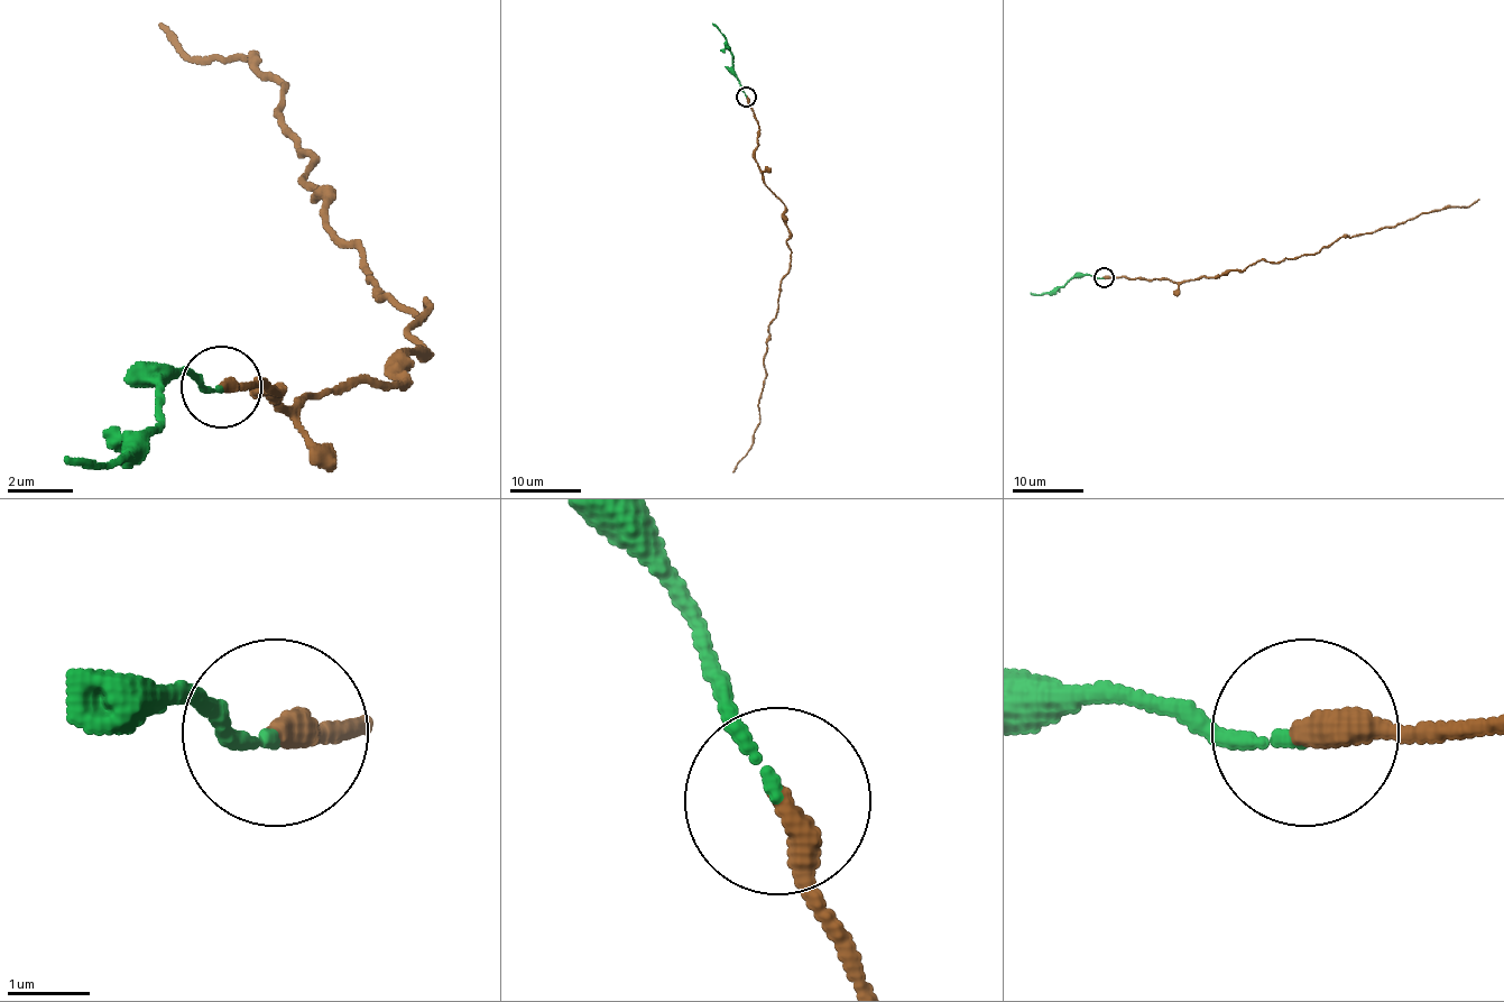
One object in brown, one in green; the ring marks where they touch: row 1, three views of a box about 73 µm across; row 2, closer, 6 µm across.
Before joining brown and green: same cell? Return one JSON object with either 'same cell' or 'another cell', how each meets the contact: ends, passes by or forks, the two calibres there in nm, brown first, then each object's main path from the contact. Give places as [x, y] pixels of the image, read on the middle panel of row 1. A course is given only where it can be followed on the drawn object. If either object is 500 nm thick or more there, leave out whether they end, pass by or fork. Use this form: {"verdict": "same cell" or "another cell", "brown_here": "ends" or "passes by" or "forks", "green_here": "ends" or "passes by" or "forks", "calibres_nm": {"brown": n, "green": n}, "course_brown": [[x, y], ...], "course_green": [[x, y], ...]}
{"verdict": "another cell", "brown_here": "ends", "green_here": "ends", "calibres_nm": {"brown": 360, "green": 140}, "course_brown": [[746, 97], [758, 125], [763, 182], [785, 207], [791, 268], [769, 324], [760, 422], [732, 471]], "course_green": [[746, 97], [725, 37], [712, 23]]}

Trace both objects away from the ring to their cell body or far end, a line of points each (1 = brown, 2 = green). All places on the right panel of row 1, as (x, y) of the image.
1: (1104, 278), (1189, 282), (1244, 270), (1260, 260), (1315, 255), (1340, 237), (1373, 233), (1478, 199)
2: (1104, 278), (1079, 275), (1044, 292), (1030, 292)

